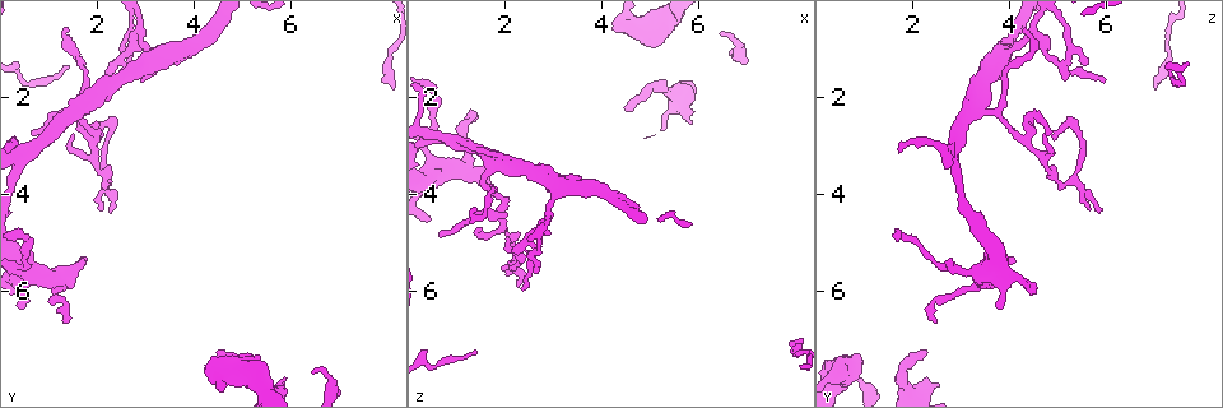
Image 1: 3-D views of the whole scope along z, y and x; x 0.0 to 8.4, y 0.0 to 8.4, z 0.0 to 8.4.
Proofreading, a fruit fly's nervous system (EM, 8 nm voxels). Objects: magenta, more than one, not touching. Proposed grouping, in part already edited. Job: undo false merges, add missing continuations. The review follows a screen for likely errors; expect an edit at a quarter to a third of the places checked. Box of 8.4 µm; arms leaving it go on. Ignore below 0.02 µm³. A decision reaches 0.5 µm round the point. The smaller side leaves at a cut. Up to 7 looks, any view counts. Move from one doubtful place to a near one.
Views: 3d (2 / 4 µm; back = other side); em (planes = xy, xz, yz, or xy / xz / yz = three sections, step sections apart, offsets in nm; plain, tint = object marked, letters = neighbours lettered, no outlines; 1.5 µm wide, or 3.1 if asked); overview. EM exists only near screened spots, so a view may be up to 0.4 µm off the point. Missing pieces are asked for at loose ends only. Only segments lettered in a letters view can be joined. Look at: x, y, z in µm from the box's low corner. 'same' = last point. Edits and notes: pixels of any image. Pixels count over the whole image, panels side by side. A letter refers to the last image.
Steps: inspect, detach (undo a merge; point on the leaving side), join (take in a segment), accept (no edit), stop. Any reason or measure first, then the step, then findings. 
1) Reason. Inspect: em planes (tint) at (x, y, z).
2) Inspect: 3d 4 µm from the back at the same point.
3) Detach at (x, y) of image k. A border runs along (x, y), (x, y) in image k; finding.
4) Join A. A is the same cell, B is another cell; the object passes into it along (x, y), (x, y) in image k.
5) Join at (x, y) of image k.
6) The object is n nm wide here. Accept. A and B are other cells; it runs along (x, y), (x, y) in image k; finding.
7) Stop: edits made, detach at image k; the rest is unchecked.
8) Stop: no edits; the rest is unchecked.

An open end. Inspect: em planes (letters) at (4.50, 7.25, 2.35).

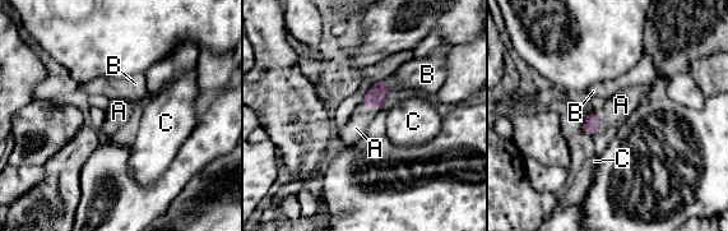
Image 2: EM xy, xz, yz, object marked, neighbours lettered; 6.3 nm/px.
Join A. A is the same cell, B and C are other cells; the object passes into it along (589, 123), (599, 121), (621, 105) in image 2; the neuron continues.

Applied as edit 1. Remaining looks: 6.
See it whole again. Inspect: overview.

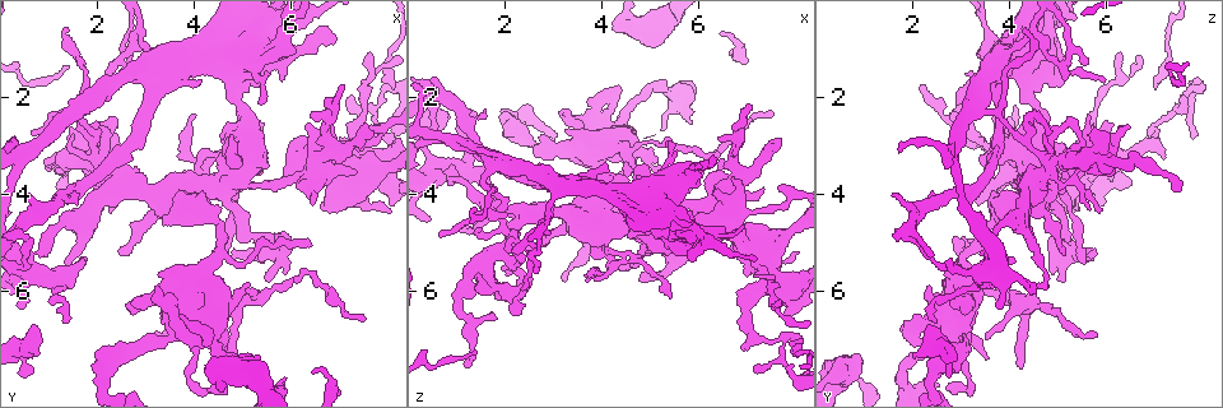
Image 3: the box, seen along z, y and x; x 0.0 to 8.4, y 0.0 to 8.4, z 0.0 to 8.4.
Free end. Inspect: em xz step 8 (letters) at (4.25, 7.45, 0.60).

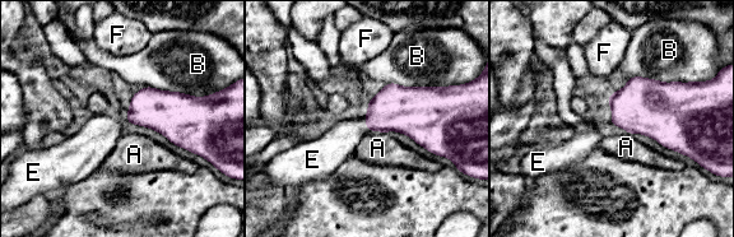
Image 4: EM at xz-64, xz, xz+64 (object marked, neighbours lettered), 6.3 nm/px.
Inspect: em planes (letters) at the same point.

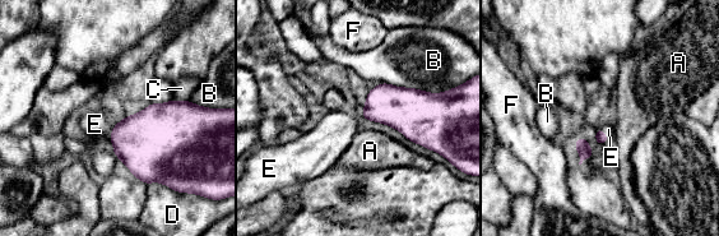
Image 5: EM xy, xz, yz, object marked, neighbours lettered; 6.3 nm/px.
Join E. E is the same cell, A, B, C, D and F are other cells; the object passes into it along (149, 142), (111, 132), (94, 124) in image 5; it goes on there.

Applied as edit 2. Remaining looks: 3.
An open end. Inspect: em planes (letters) at (2.30, 2.60, 6.45).

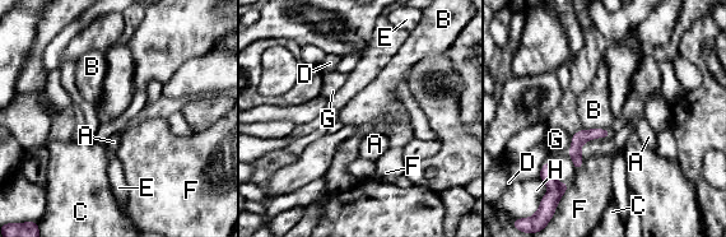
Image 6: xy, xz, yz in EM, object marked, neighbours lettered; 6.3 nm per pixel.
The longest contact is with A, 240 nm. Accept. A, B, C, D, E, F, G and H are other cells; it runs along (606, 133), (576, 145), (577, 165) in image 6; none of them fits.

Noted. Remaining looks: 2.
Stop: edits made, join at image 2, join at image 5; the rest is unchecked.

